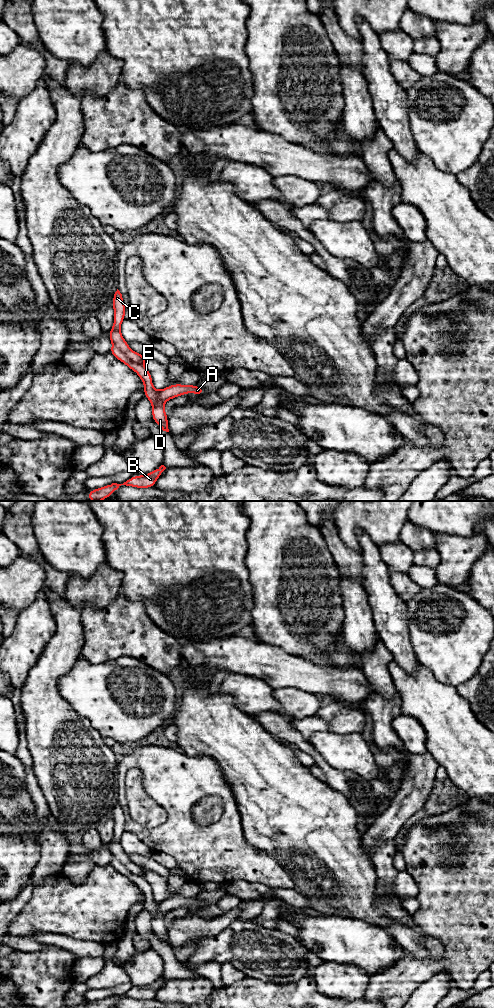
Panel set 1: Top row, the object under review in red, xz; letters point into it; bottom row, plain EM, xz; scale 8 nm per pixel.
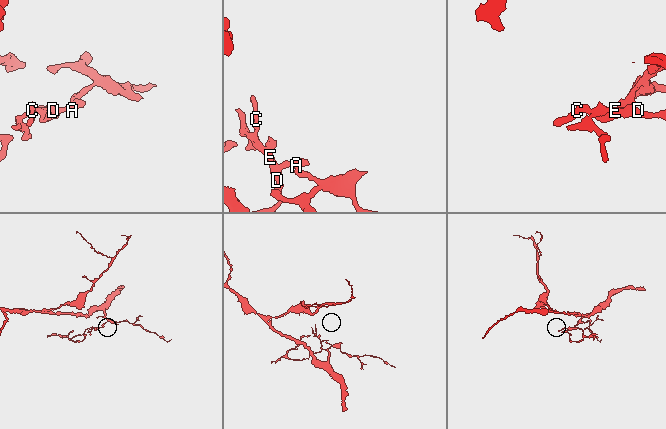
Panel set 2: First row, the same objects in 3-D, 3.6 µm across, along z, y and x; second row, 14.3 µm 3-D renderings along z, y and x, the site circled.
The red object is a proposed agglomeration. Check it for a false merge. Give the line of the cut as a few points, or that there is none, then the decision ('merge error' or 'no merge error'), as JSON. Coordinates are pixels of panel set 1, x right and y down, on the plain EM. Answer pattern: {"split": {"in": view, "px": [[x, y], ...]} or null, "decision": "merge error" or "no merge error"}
{"split": {"in": "xz", "px": [[113, 855], [129, 871], [143, 877]]}, "decision": "merge error"}

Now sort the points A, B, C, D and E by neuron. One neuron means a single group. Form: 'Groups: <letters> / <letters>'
Groups: A E / B C D

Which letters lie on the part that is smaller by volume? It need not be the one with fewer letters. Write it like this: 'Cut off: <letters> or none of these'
Cut off: B, C, D

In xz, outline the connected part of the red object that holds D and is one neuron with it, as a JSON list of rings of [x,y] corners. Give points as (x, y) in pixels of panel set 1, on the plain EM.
[[[164,916],[152,919],[152,931],[159,937],[163,943],[169,944],[168,929],[165,925]]]

